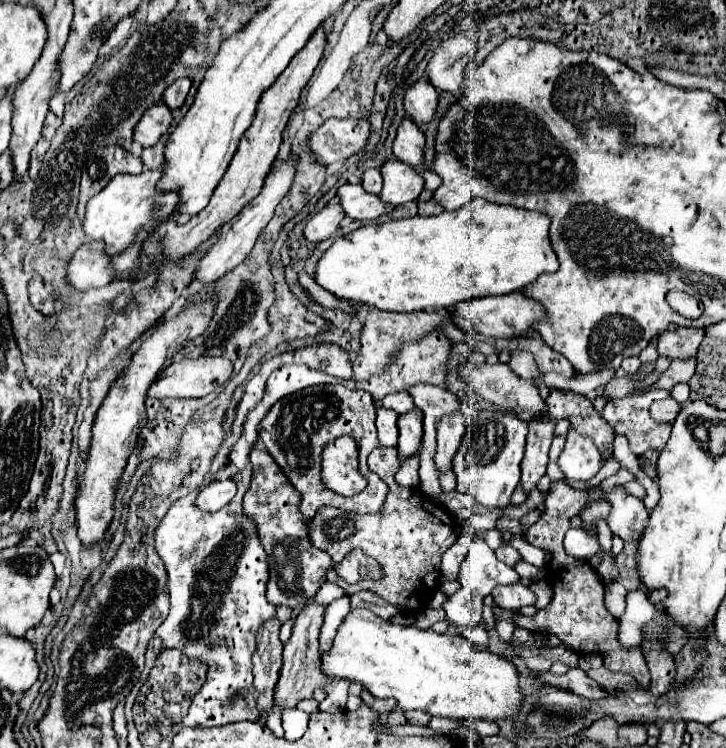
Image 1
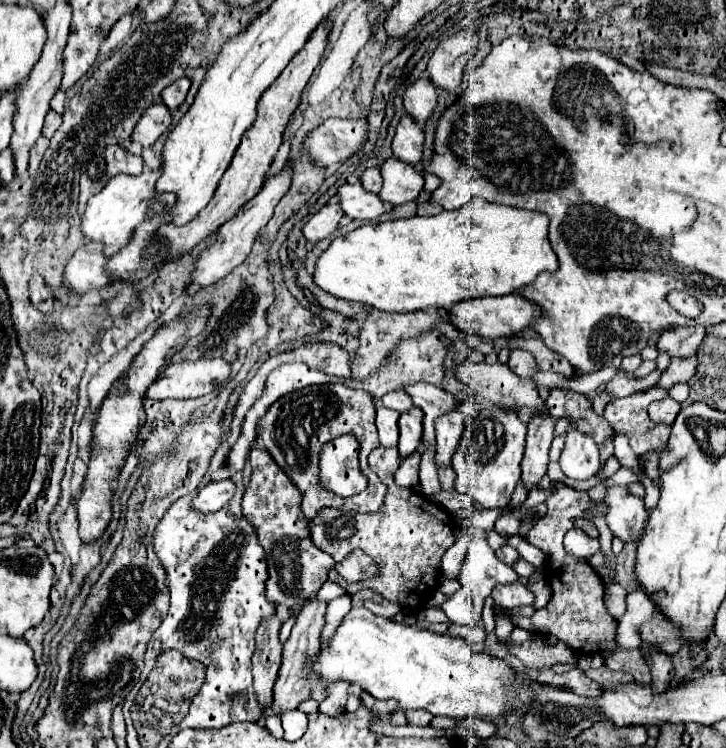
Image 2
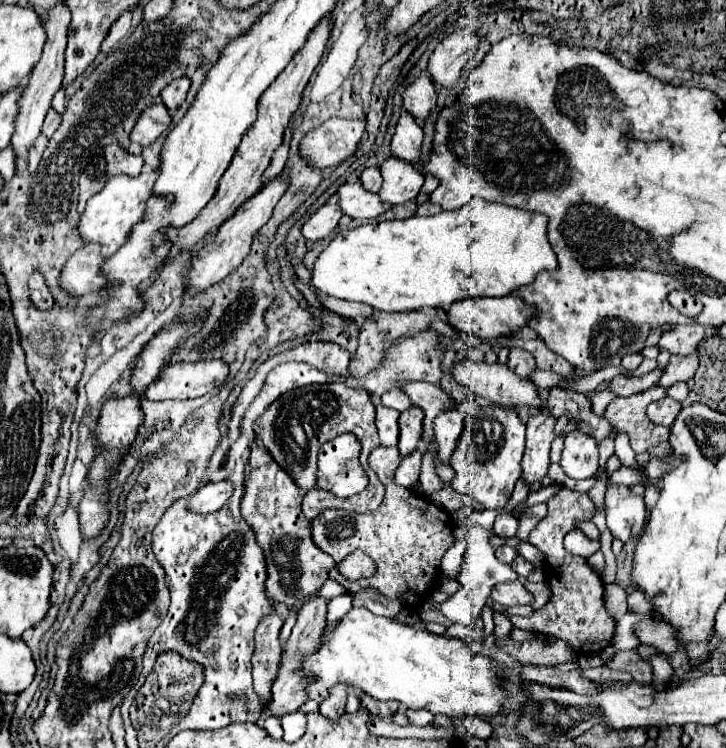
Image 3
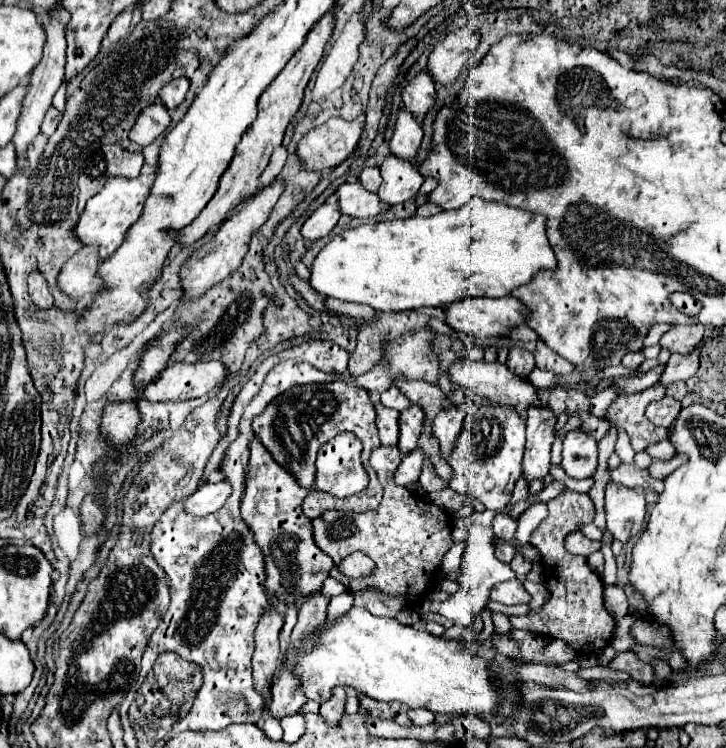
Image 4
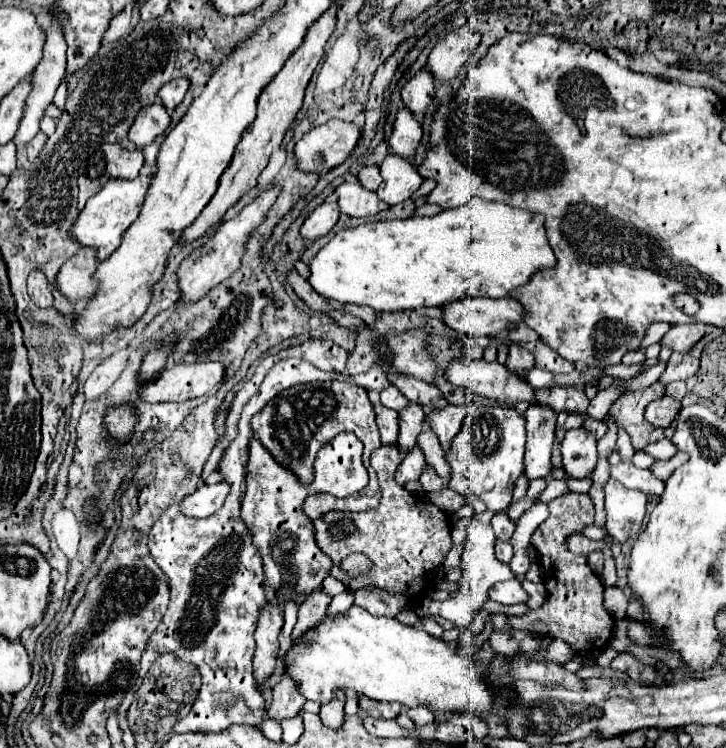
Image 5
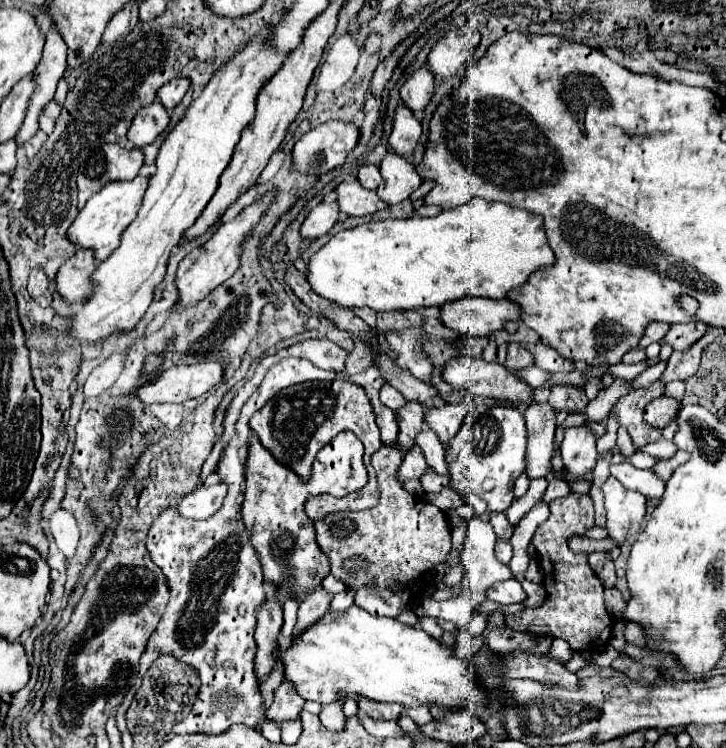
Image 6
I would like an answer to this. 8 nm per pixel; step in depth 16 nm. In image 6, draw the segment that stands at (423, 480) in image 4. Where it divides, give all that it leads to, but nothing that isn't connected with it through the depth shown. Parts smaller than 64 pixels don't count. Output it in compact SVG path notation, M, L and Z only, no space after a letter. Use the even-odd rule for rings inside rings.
M428 470L428 472L420 478L420 482L422 482L422 488L424 488L426 494L438 494L440 490L444 490L444 488L448 486L448 480L446 480L444 476L438 476L438 474L432 472L432 470Z

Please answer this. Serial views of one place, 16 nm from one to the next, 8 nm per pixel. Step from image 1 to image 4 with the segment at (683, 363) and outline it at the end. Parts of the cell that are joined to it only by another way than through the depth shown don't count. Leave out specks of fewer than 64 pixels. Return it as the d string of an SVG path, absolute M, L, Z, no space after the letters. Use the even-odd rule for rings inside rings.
M708 336L692 350L692 354L672 354L668 364L666 364L666 370L664 370L662 378L660 378L660 382L668 386L668 384L672 384L676 380L688 380L688 378L692 378L696 374L696 370L698 370L700 348L702 348L702 344L706 340L708 340Z

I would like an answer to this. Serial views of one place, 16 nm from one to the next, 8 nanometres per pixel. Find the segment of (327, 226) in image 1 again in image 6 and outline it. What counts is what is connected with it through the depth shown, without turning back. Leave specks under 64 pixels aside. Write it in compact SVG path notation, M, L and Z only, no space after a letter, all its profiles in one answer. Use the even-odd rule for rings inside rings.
M320 202L318 206L314 206L308 212L306 220L300 226L300 234L306 240L314 240L322 234L328 234L336 220L338 220L338 204L336 202Z

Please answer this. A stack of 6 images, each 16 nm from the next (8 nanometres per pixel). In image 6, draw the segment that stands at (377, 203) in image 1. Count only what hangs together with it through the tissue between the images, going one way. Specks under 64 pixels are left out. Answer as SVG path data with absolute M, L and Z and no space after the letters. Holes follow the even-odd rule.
M342 182L336 188L340 212L348 216L366 216L384 208L384 202L378 198L376 190L366 190L360 182Z

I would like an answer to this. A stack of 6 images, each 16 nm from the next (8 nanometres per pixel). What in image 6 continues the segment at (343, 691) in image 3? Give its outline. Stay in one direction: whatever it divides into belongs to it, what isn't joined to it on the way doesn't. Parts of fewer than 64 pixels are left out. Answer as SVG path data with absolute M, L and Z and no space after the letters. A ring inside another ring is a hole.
M344 700L322 706L322 711L319 715L322 725L331 730L338 732L344 728L345 716L342 712Z

